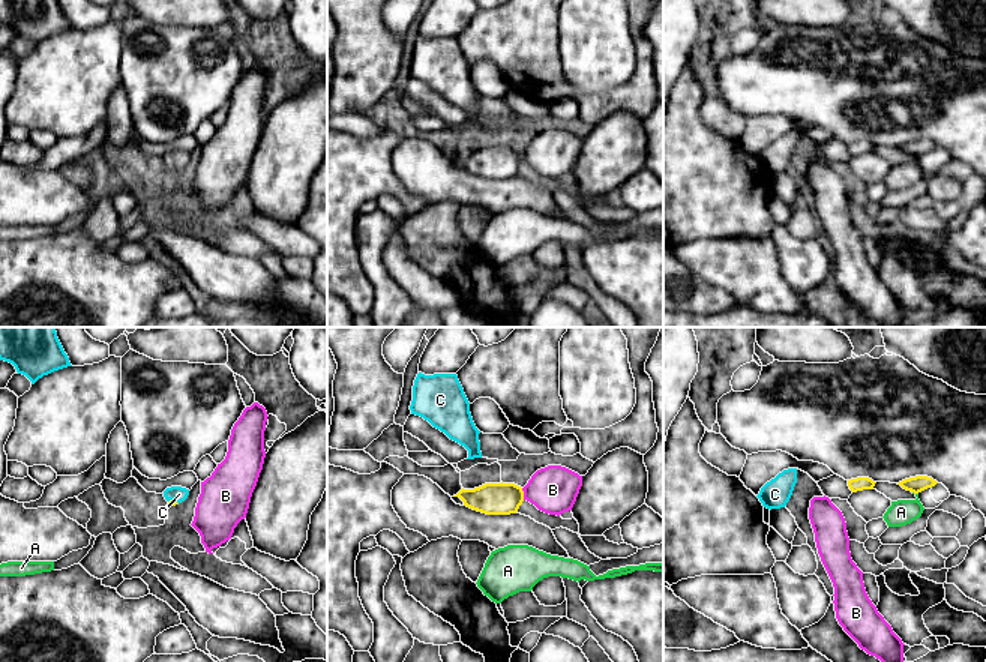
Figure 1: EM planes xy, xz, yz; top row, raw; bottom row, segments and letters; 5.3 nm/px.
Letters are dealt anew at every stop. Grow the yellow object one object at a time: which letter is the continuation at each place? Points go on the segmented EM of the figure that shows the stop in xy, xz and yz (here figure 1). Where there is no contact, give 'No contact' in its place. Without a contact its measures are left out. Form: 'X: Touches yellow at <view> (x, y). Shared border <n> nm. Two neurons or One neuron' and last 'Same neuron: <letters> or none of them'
A: Touches yellow at yz (916, 493). Shared border 40 nm. Two neurons
B: Touches yellow at xz (523, 494). Shared border 70 nm. Two neurons
C: Touches yellow at xy (173, 500). Shared border 60 nm. One neuron
Same neuron: C

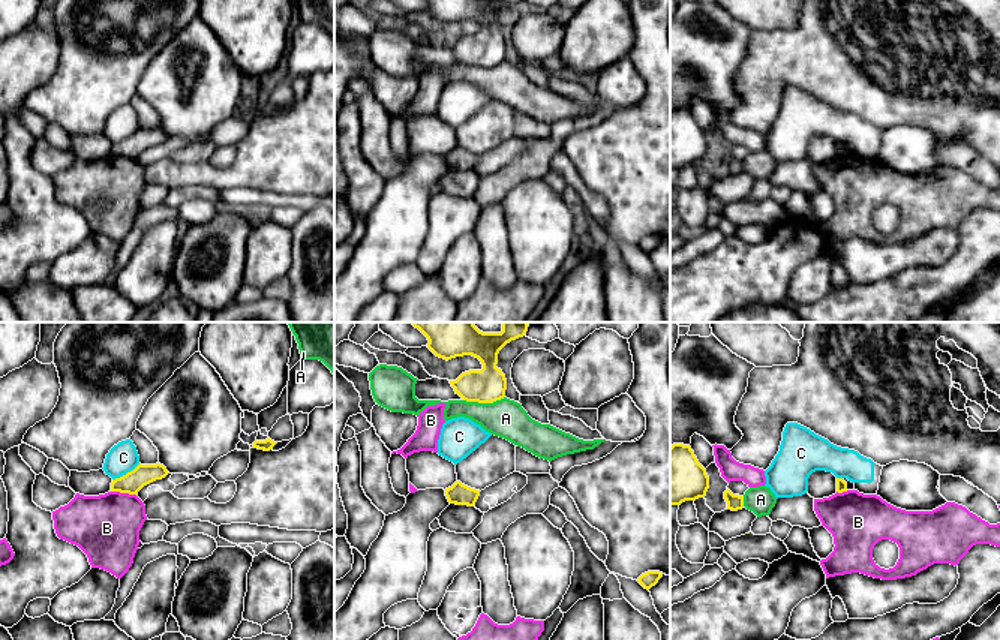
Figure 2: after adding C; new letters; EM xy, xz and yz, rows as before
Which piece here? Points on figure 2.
A: Touches yellow at xz (483, 402). Shared border 220 nm. Two neurons
B: Touches yellow at xy (123, 492). Shared border 140 nm. Two neurons
C: Touches yellow at xy (128, 472). Shared border 180 nm. Two neurons
Same neuron: none of them

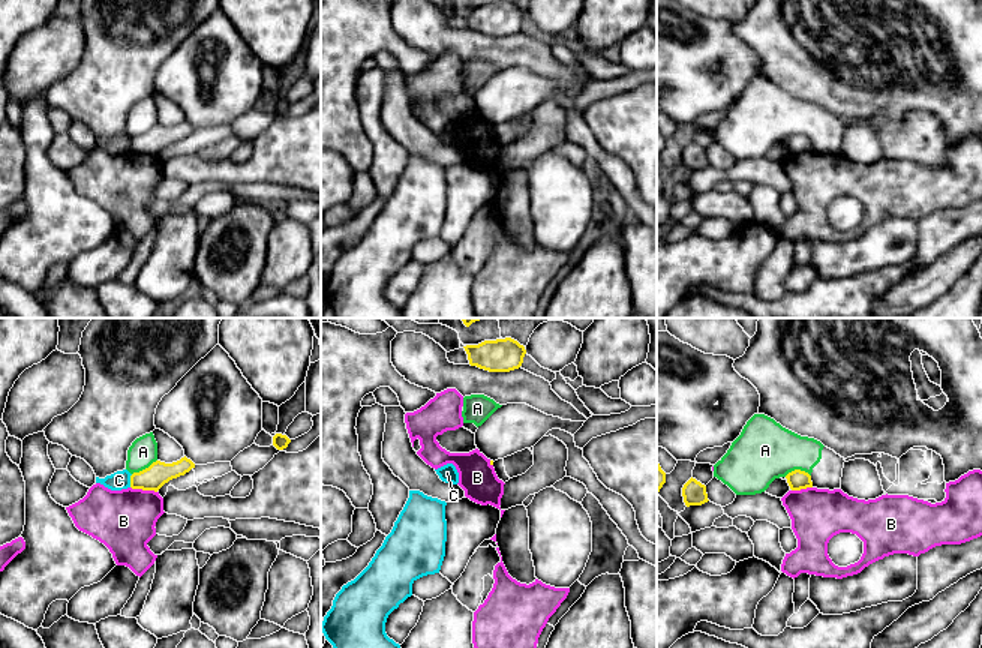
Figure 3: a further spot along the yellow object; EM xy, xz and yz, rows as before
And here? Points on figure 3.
A: Touches yellow at yz (796, 470). Shared border 140 nm. Two neurons
B: Touches yellow at xy (144, 489). Shared border 150 nm. Two neurons
C: Touches yellow at xy (131, 480). Shared border 70 nm. Two neurons
Same neuron: none of them

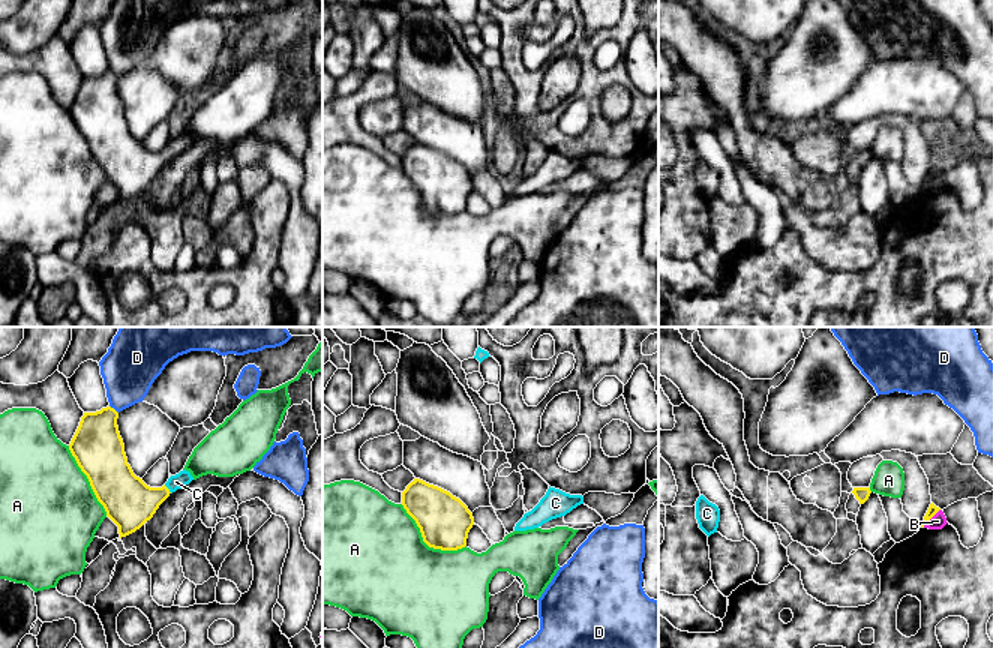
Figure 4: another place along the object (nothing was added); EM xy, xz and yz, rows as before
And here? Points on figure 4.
A: Touches yellow at xz (426, 543). Shared border 420 nm. Two neurons
B: Touches yellow at yz (930, 518). Shared border 130 nm. Two neurons
C: Touches yellow at xy (168, 489). Shared border 60 nm. One neuron
D: Touches yellow at xy (114, 410). Shared border 60 nm. Two neurons
Same neuron: C

